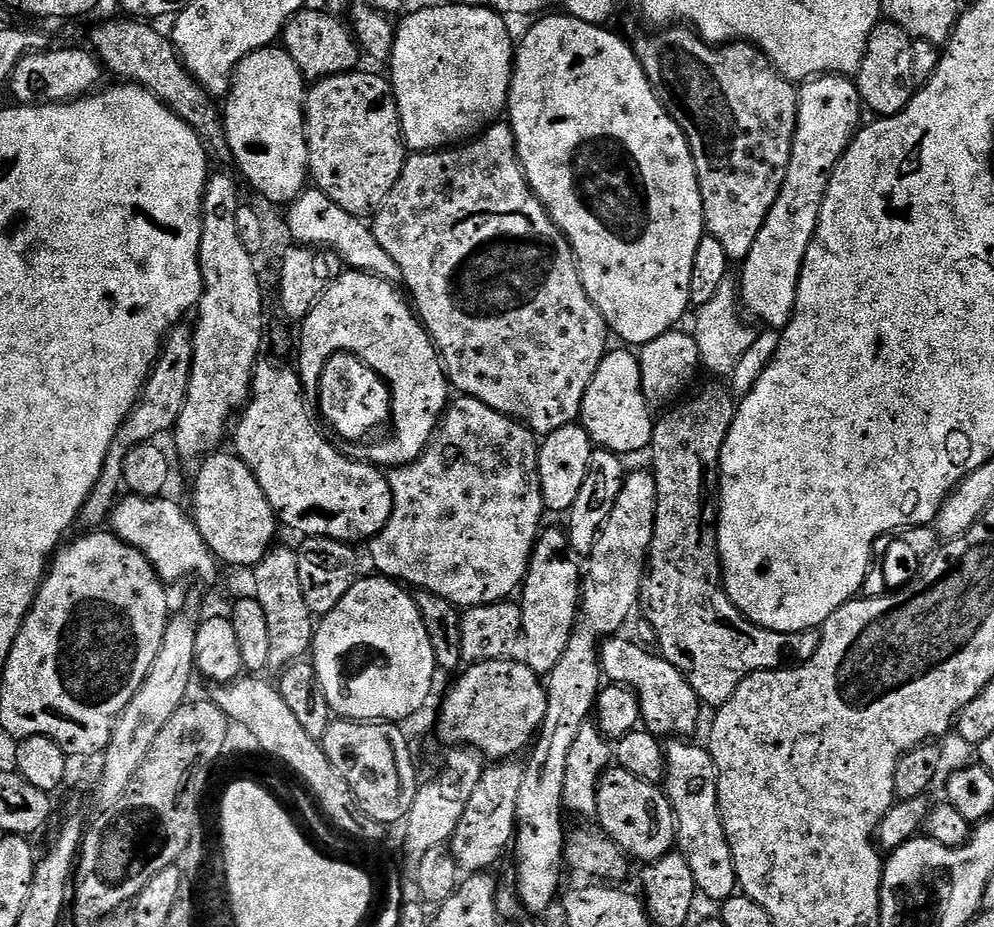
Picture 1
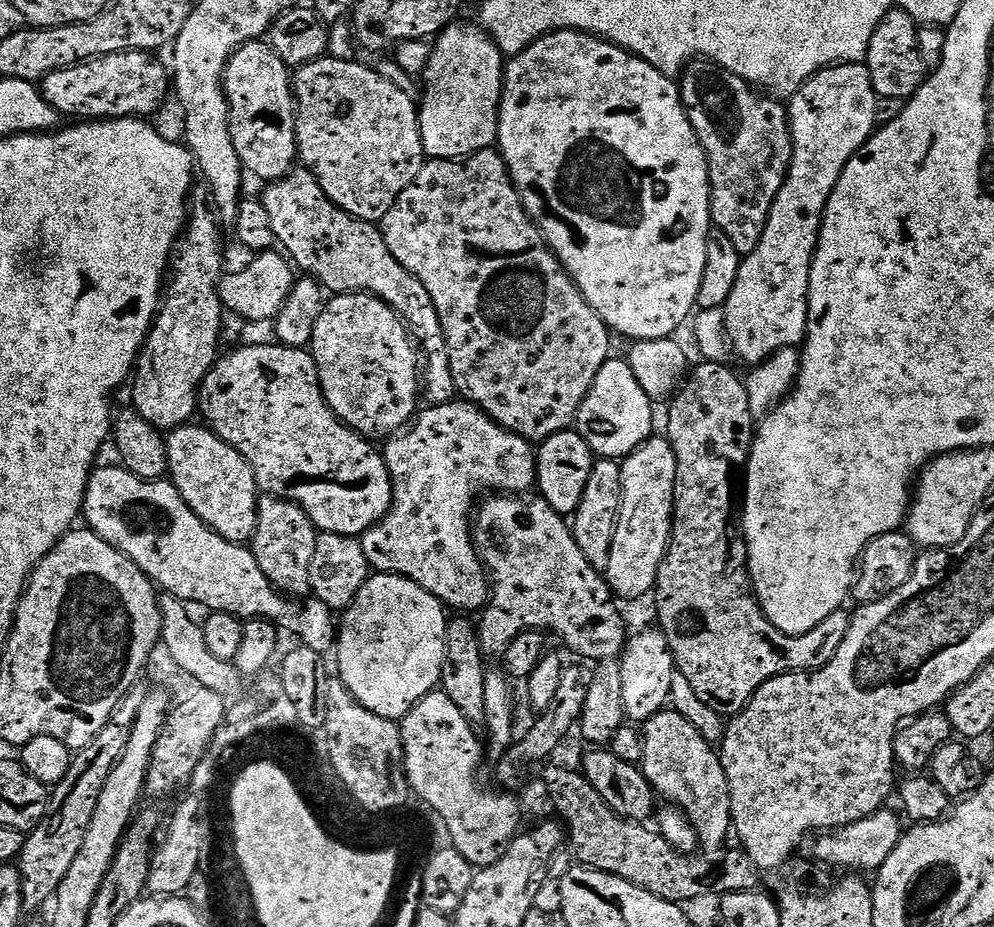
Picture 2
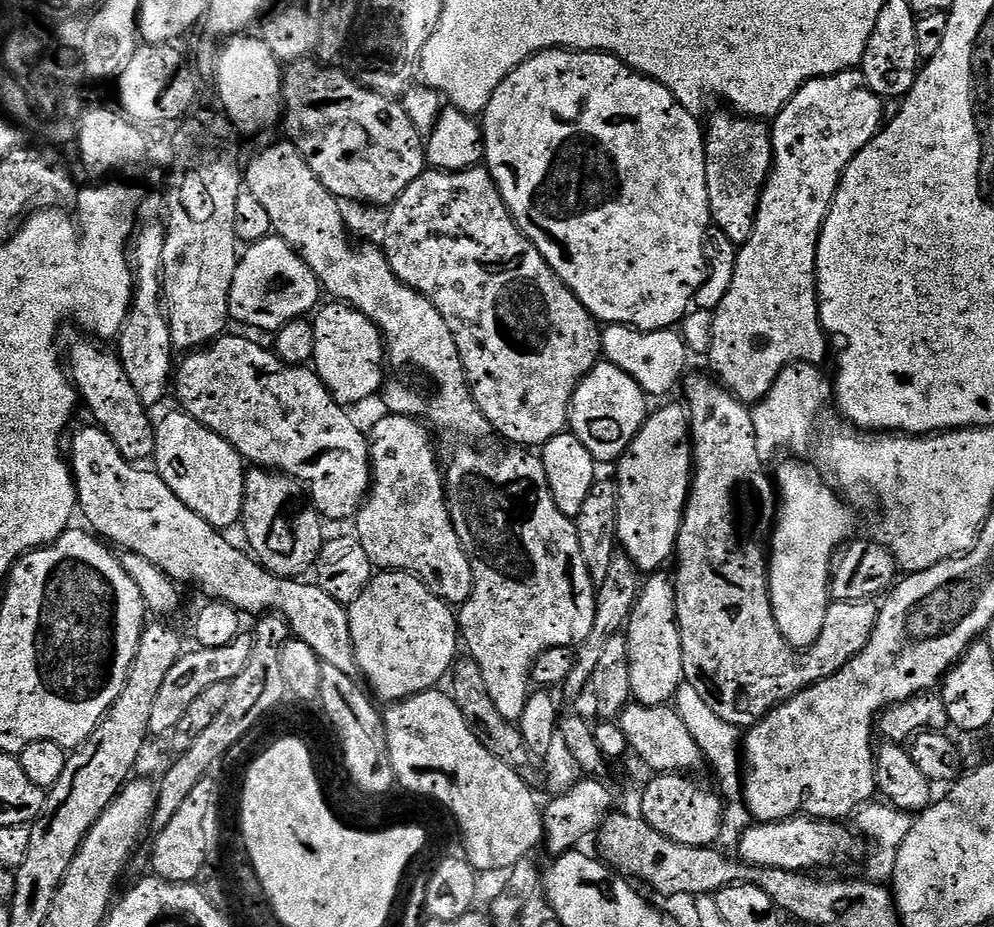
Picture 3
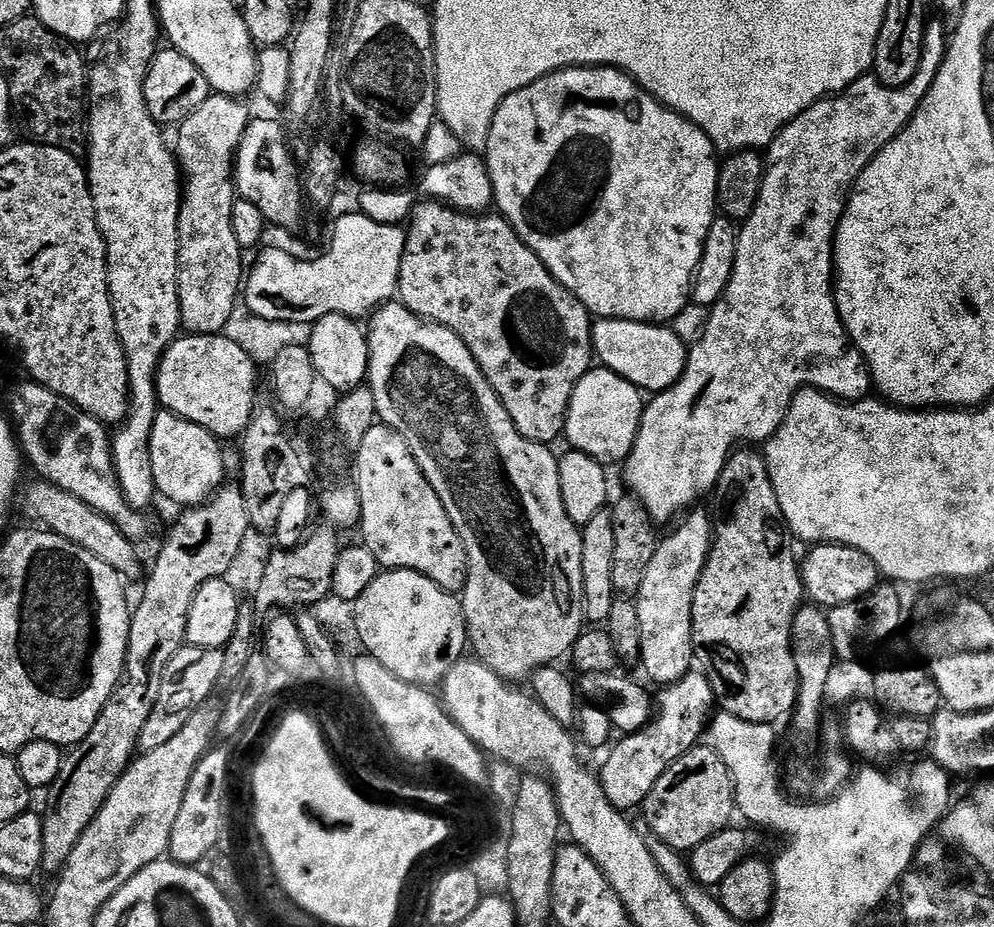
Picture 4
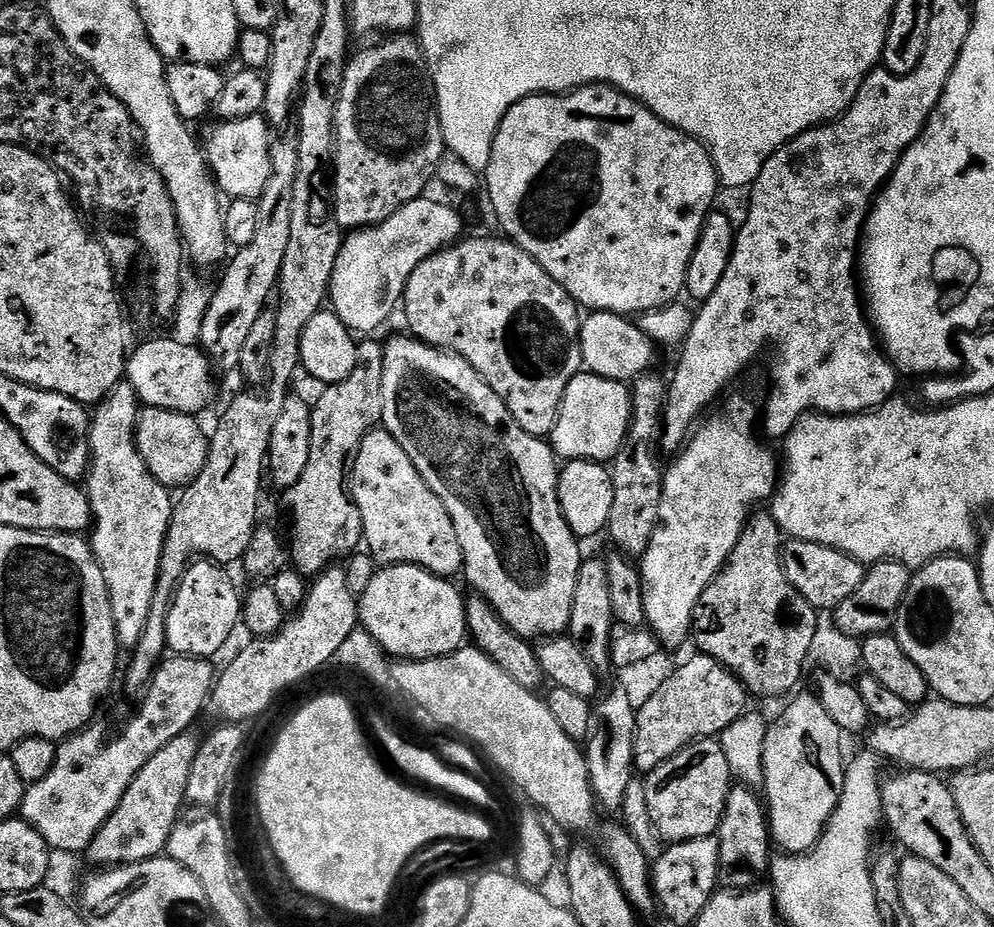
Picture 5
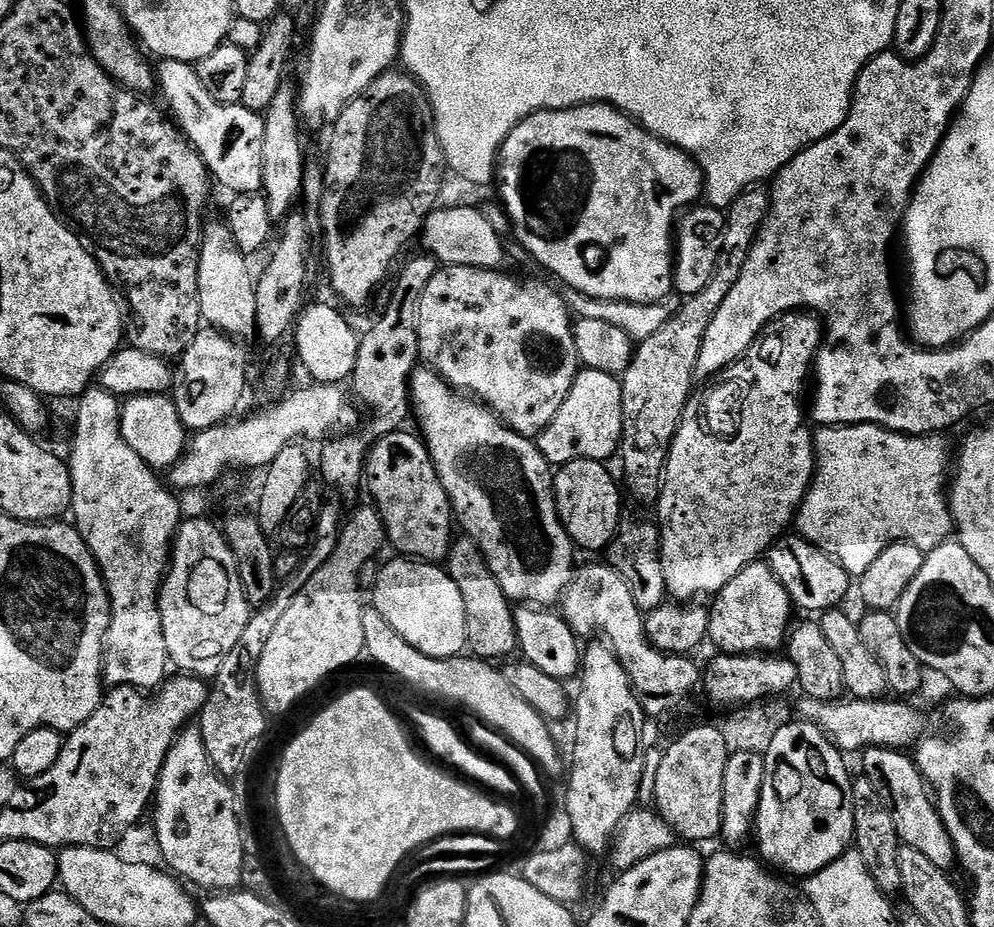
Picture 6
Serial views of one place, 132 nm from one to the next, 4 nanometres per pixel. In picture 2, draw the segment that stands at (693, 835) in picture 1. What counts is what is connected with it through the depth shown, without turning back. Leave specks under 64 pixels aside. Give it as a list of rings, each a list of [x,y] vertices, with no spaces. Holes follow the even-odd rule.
[[[665,710],[657,714],[654,718],[644,721],[642,725],[642,735],[644,738],[644,759],[642,761],[642,771],[649,782],[652,784],[652,791],[664,796],[669,805],[675,806],[683,812],[685,818],[689,820],[694,826],[696,836],[700,840],[701,845],[705,849],[711,850],[714,848],[723,848],[729,843],[730,833],[733,831],[732,827],[732,803],[730,802],[730,782],[726,782],[726,770],[722,766],[720,761],[720,753],[713,745],[706,742],[706,738],[702,738],[702,734],[698,734],[698,730],[694,730],[694,726],[690,726],[690,722],[686,722],[686,718],[682,718],[682,714],[673,712],[671,710]]]

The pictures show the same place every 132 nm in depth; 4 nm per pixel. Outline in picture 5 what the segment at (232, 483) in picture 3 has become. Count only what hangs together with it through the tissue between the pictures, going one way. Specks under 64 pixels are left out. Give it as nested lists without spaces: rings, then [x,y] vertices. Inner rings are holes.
[[[145,407],[140,413],[140,425],[136,428],[136,445],[154,478],[169,490],[187,486],[195,480],[208,461],[209,433],[200,429],[200,424],[195,415],[187,412],[175,412],[174,410],[162,410],[161,408]]]

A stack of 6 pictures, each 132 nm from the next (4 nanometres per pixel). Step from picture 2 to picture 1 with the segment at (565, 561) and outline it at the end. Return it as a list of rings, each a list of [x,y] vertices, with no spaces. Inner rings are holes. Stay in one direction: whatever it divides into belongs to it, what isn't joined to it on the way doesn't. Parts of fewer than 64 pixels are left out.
[[[608,638],[603,641],[602,644],[602,672],[605,677],[613,684],[627,684],[629,688],[636,691],[636,696],[640,699],[640,714],[643,723],[646,725],[647,731],[656,733],[661,738],[688,738],[691,737],[691,732],[695,730],[700,724],[700,708],[702,709],[702,701],[698,693],[692,689],[690,682],[682,673],[674,667],[673,664],[666,659],[666,657],[659,654],[653,654],[647,652],[640,644],[635,644],[632,640],[616,640],[620,638]]]

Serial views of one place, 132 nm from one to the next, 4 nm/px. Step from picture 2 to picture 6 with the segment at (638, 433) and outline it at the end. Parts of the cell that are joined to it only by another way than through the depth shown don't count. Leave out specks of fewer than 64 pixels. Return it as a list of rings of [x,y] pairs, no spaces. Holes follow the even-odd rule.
[[[584,368],[577,371],[572,378],[572,387],[560,403],[560,408],[549,422],[547,428],[538,437],[540,453],[552,466],[563,466],[570,460],[607,461],[607,456],[615,457],[620,447],[622,434],[622,396],[619,379],[613,373],[603,372],[597,368]]]

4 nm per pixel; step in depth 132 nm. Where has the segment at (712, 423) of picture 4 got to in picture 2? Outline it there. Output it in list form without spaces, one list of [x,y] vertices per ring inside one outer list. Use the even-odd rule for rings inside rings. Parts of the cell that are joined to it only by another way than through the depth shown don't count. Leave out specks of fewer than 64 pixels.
[[[867,63],[858,64],[833,64],[831,68],[823,68],[820,72],[815,72],[808,81],[797,90],[796,95],[791,97],[790,103],[787,105],[788,125],[792,128],[792,165],[788,167],[788,177],[784,180],[782,190],[778,190],[778,198],[774,198],[774,206],[768,215],[768,221],[764,227],[762,238],[758,242],[758,246],[749,256],[743,257],[740,261],[740,269],[738,270],[738,282],[734,282],[734,290],[730,290],[730,298],[722,309],[724,313],[724,330],[726,333],[727,343],[730,345],[734,356],[740,360],[745,360],[748,366],[761,364],[766,358],[770,358],[780,348],[796,348],[803,345],[808,335],[808,287],[810,286],[810,270],[812,269],[812,256],[816,253],[820,242],[820,223],[824,221],[824,211],[828,205],[830,194],[834,190],[834,186],[838,182],[838,178],[842,174],[842,170],[846,166],[846,162],[850,162],[850,158],[854,158],[854,154],[863,144],[871,138],[873,132],[878,127],[876,121],[876,103],[878,97],[874,86],[870,82],[870,74],[868,73]],[[653,435],[623,457],[620,473],[624,497],[620,503],[620,521],[616,524],[614,542],[610,546],[606,579],[608,587],[621,601],[640,600],[655,589],[656,575],[668,549],[668,540],[672,537],[678,462],[671,442],[663,435]]]

